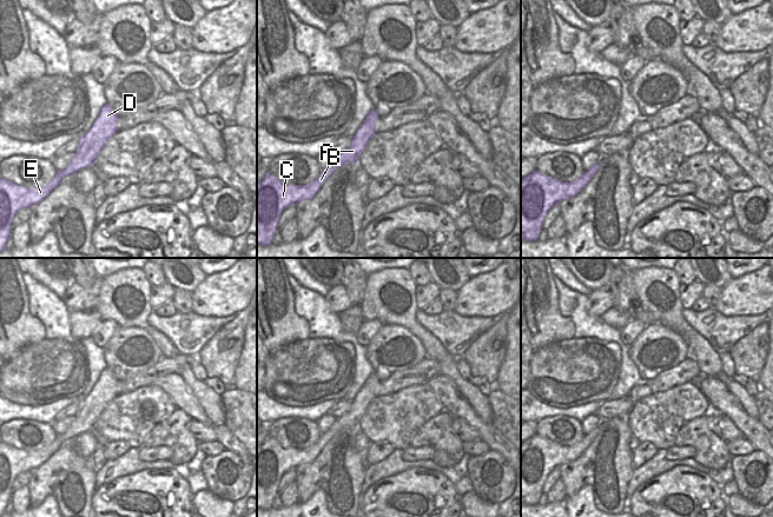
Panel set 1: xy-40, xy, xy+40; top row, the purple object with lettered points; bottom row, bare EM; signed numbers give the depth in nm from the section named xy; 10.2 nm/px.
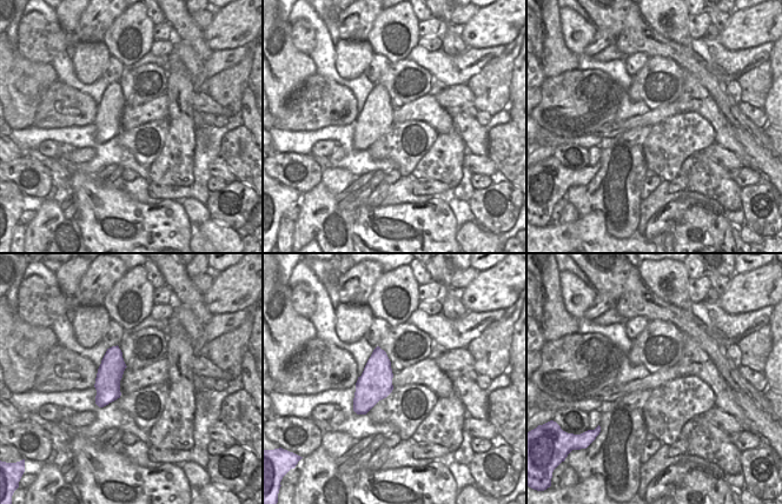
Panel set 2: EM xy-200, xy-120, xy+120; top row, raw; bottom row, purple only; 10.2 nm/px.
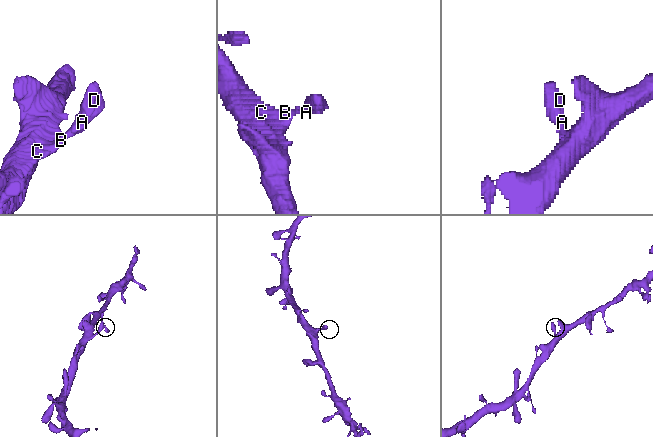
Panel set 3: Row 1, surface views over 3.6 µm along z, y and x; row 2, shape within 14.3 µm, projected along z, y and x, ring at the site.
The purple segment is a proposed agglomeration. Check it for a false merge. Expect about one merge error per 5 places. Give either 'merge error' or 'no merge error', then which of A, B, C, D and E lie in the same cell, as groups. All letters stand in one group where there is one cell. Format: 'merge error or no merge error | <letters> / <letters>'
no merge error | A B C D E

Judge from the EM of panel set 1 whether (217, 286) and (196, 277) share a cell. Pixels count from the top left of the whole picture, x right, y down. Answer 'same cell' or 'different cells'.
different cells

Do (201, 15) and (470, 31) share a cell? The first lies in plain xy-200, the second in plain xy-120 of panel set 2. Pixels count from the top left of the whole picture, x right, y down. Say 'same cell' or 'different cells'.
different cells

